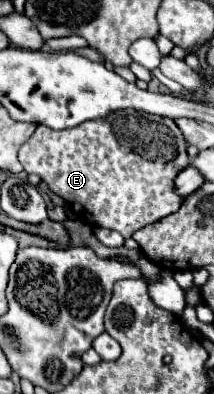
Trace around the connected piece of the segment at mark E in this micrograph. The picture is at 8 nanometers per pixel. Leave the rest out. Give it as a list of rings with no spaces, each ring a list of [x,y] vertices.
[[[148,112],[138,114],[136,126],[132,120],[116,116],[88,120],[68,130],[38,126],[20,148],[18,160],[28,174],[38,174],[54,194],[62,196],[80,220],[92,226],[116,230],[124,238],[130,238],[136,230],[154,224],[180,208],[182,198],[174,194],[172,184],[176,174],[190,164],[186,142],[176,122],[172,118],[152,116]]]

